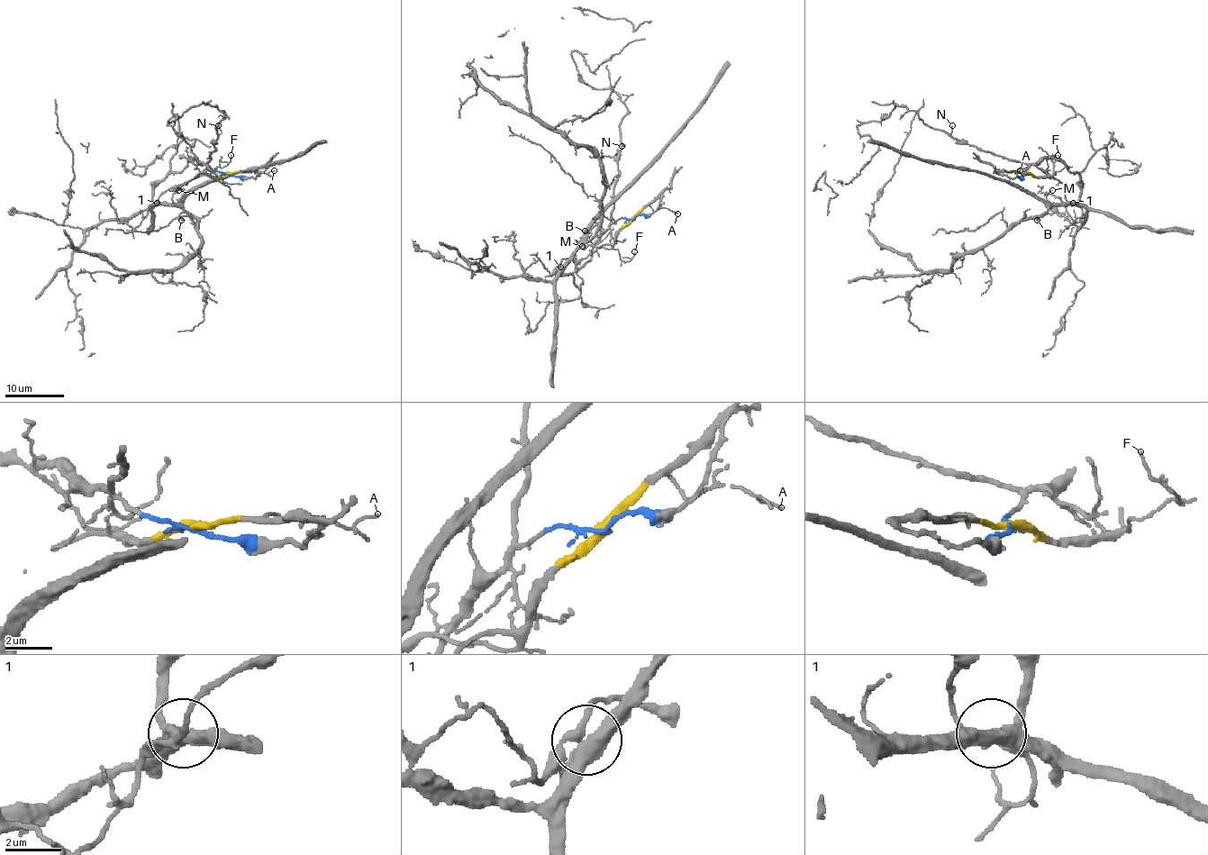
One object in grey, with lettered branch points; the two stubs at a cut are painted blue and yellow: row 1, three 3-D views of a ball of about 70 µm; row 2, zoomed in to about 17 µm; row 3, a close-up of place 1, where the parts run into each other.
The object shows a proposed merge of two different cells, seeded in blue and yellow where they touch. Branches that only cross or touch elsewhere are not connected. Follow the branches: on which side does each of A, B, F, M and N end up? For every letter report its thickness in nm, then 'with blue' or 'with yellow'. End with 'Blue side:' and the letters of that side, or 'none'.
A: calibre 100 nm; with yellow
B: calibre 240 nm; with blue
F: calibre 80 nm; with yellow
M: calibre 90 nm; with blue
N: calibre 110 nm; with blue
Blue side: B, M, N

